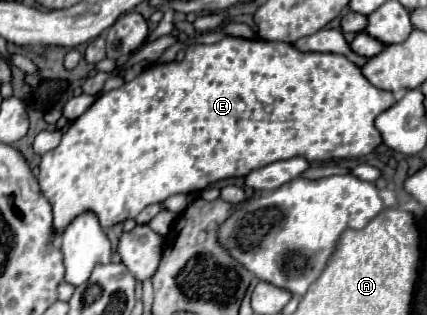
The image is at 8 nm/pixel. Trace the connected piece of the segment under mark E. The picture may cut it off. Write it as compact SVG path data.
M224 37L222 41L214 45L190 45L186 49L186 57L182 61L170 61L170 63L154 63L144 69L136 79L124 83L122 87L104 93L100 99L96 99L90 109L80 115L68 131L62 135L62 141L56 149L48 151L42 155L40 163L40 173L38 173L38 183L44 193L44 197L50 201L52 211L54 211L54 229L56 233L64 231L64 227L80 213L84 211L94 211L100 219L100 225L104 229L124 223L126 219L134 219L146 205L152 203L162 203L170 195L178 193L196 193L206 187L210 187L216 181L230 179L230 177L246 177L250 171L260 169L264 165L270 165L274 161L282 159L292 159L292 157L306 157L310 163L314 161L330 161L330 159L356 159L372 153L380 143L380 131L374 127L374 119L390 109L396 103L394 93L384 91L374 87L360 71L358 65L348 61L344 55L336 53L304 53L298 51L292 43L282 43L282 41L264 41L264 39L242 39L242 37Z

